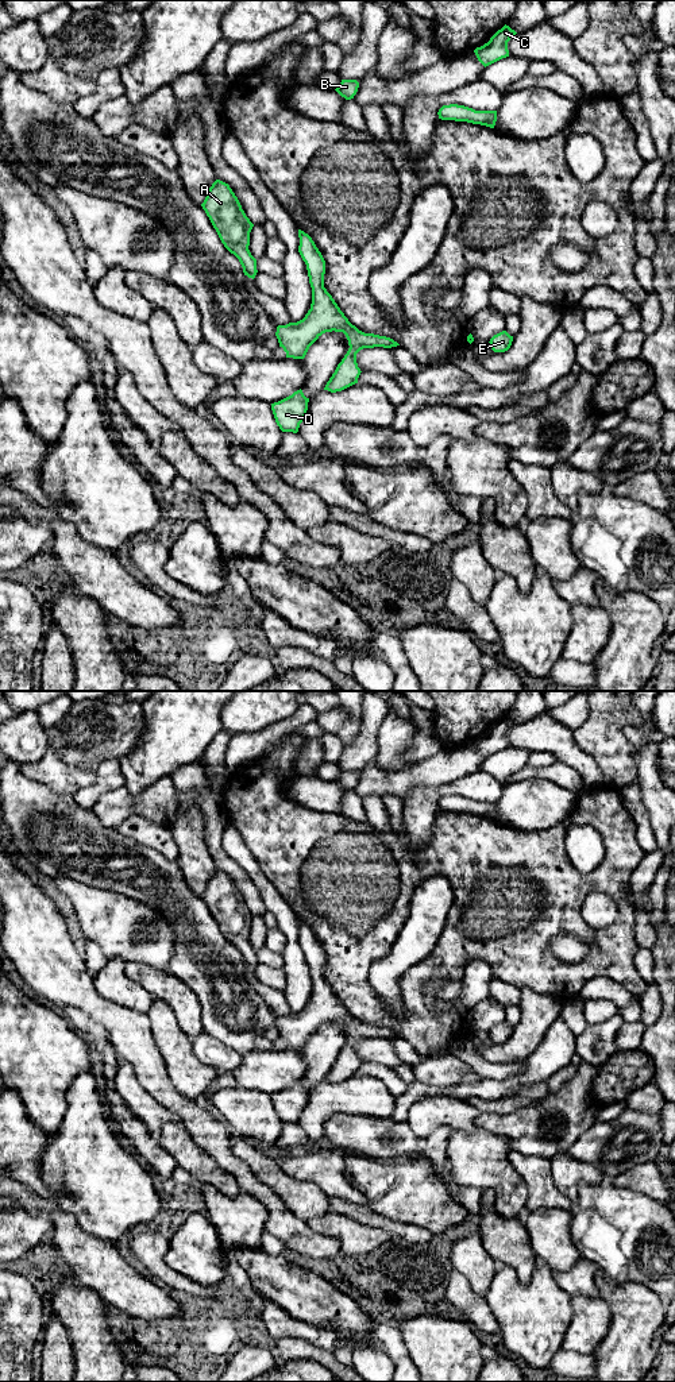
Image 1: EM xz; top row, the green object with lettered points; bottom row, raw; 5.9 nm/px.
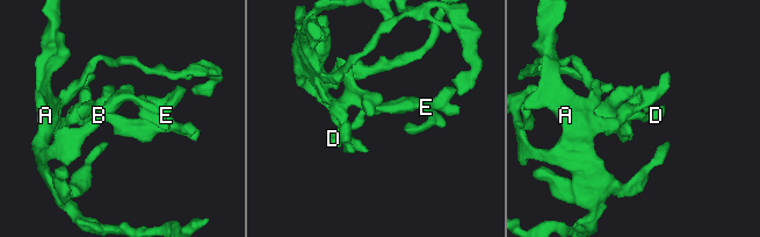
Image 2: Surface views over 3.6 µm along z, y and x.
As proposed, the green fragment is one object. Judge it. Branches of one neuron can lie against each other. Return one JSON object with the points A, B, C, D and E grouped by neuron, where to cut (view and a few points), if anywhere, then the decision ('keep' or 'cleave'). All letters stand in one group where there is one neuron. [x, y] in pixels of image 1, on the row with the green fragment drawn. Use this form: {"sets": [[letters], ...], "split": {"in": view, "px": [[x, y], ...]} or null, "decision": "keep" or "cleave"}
{"sets": [["A", "B", "C", "D", "E"]], "split": null, "decision": "keep"}

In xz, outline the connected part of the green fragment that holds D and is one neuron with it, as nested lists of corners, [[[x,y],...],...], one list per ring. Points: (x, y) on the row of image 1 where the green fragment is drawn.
[[[300,389],[292,395],[271,404],[275,422],[282,432],[298,432],[300,424],[306,416],[308,402],[309,398]]]

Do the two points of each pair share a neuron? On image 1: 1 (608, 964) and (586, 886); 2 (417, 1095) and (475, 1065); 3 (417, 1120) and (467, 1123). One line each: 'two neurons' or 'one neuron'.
1: one neuron
2: two neurons
3: one neuron

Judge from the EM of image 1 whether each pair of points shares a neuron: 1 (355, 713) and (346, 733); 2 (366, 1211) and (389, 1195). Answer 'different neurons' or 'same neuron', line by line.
1: same neuron
2: different neurons

